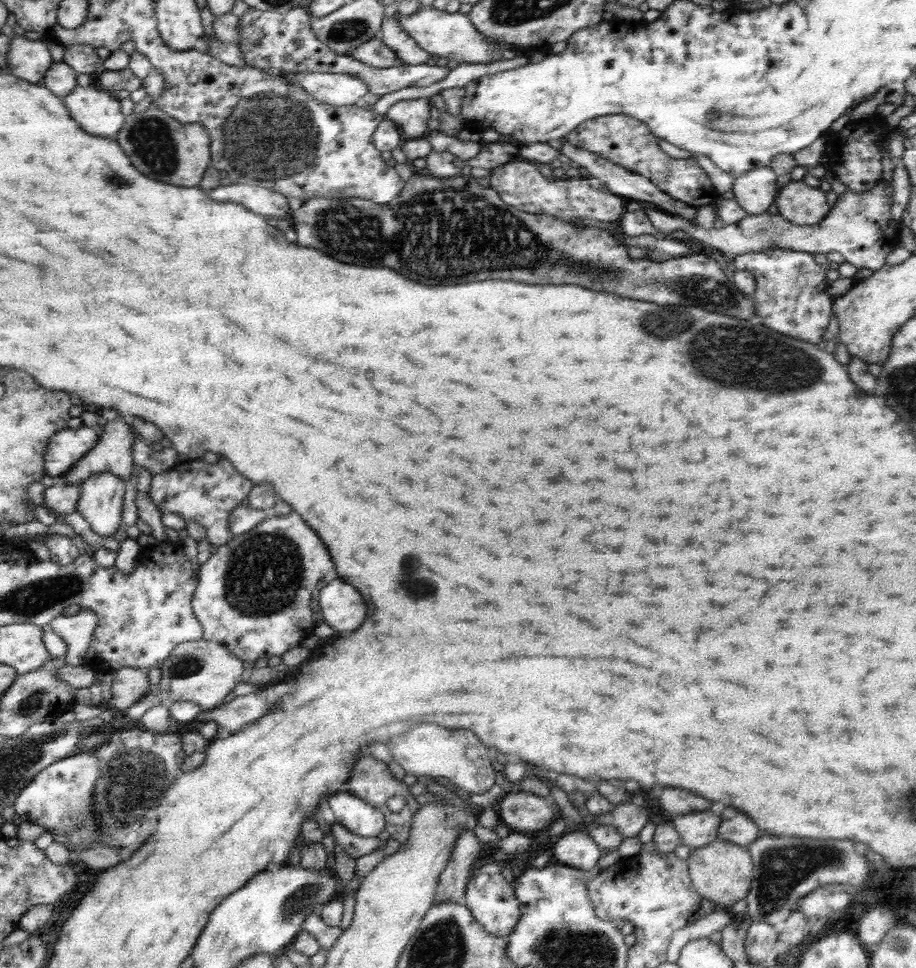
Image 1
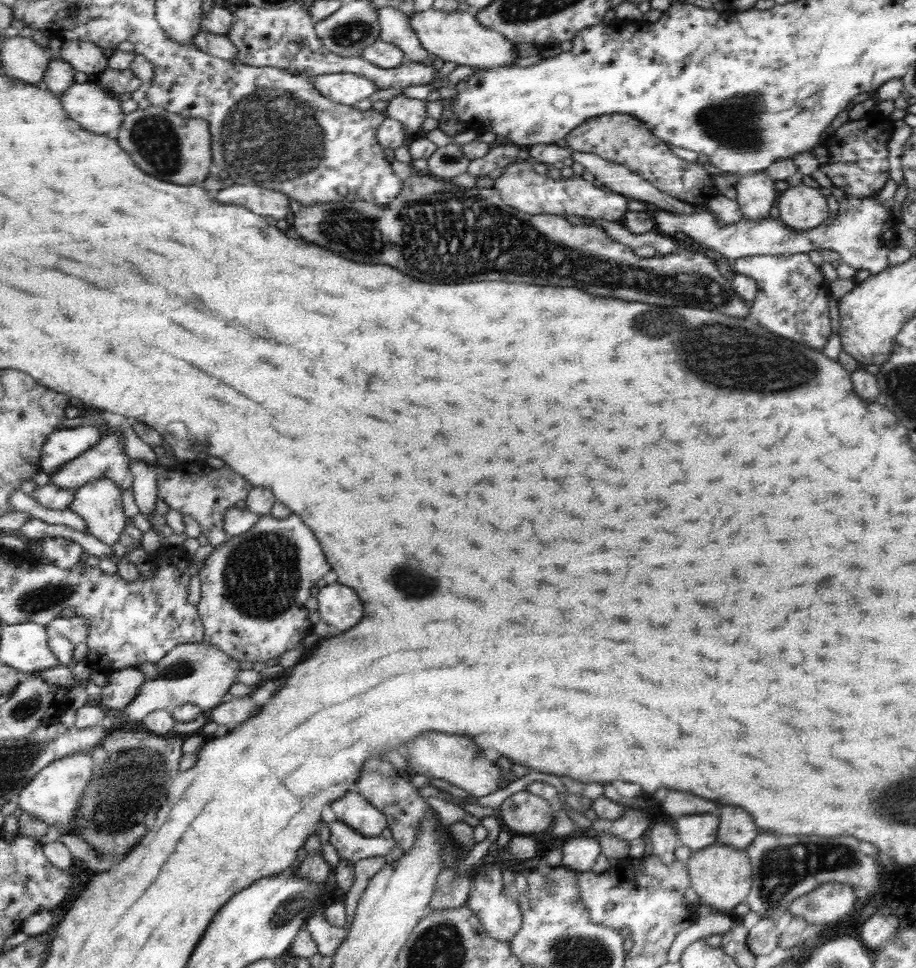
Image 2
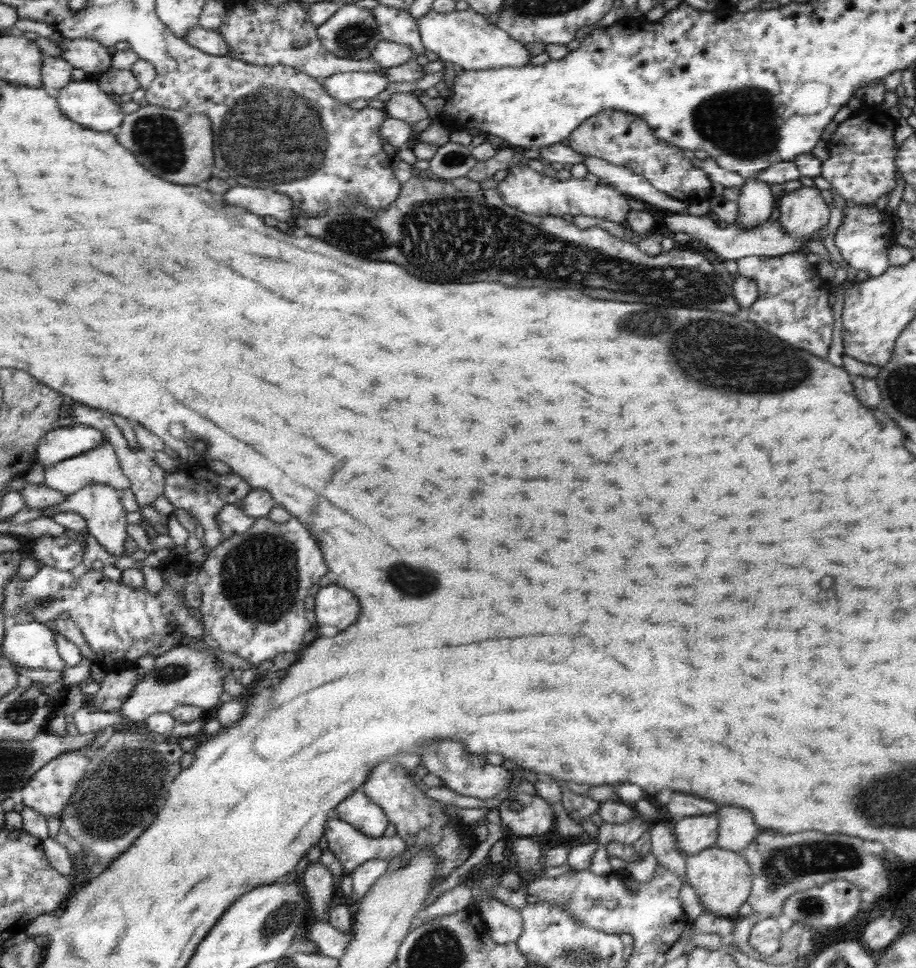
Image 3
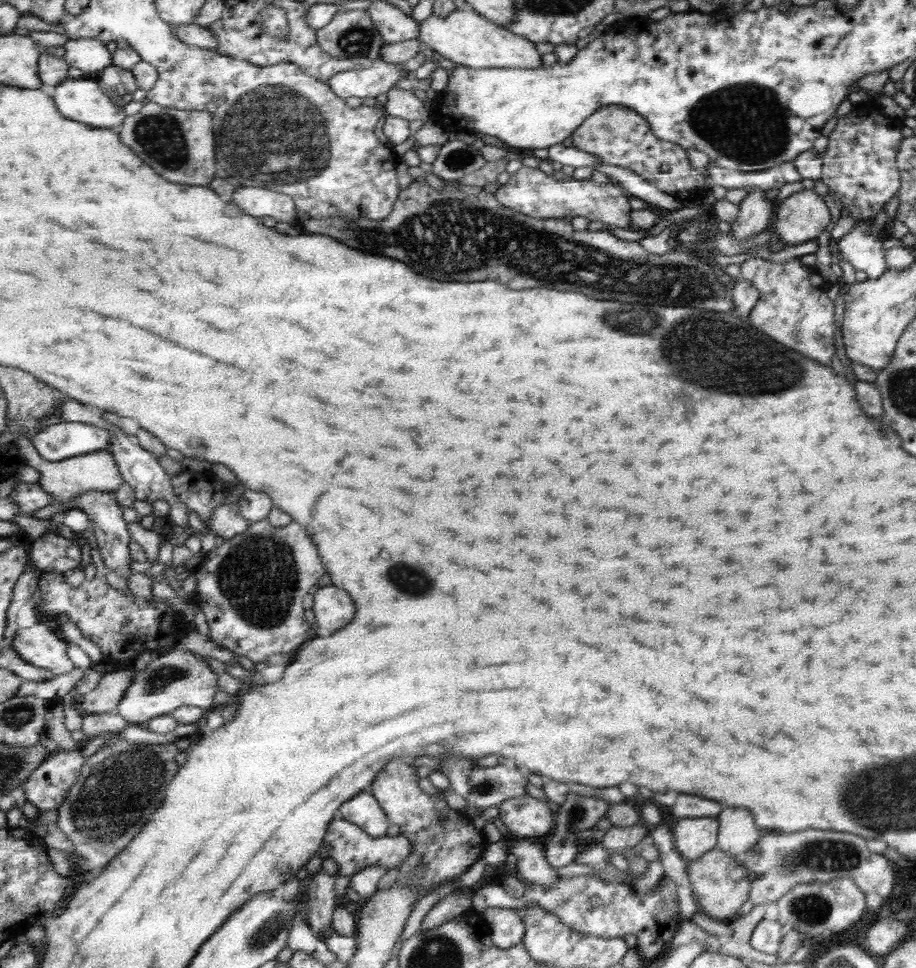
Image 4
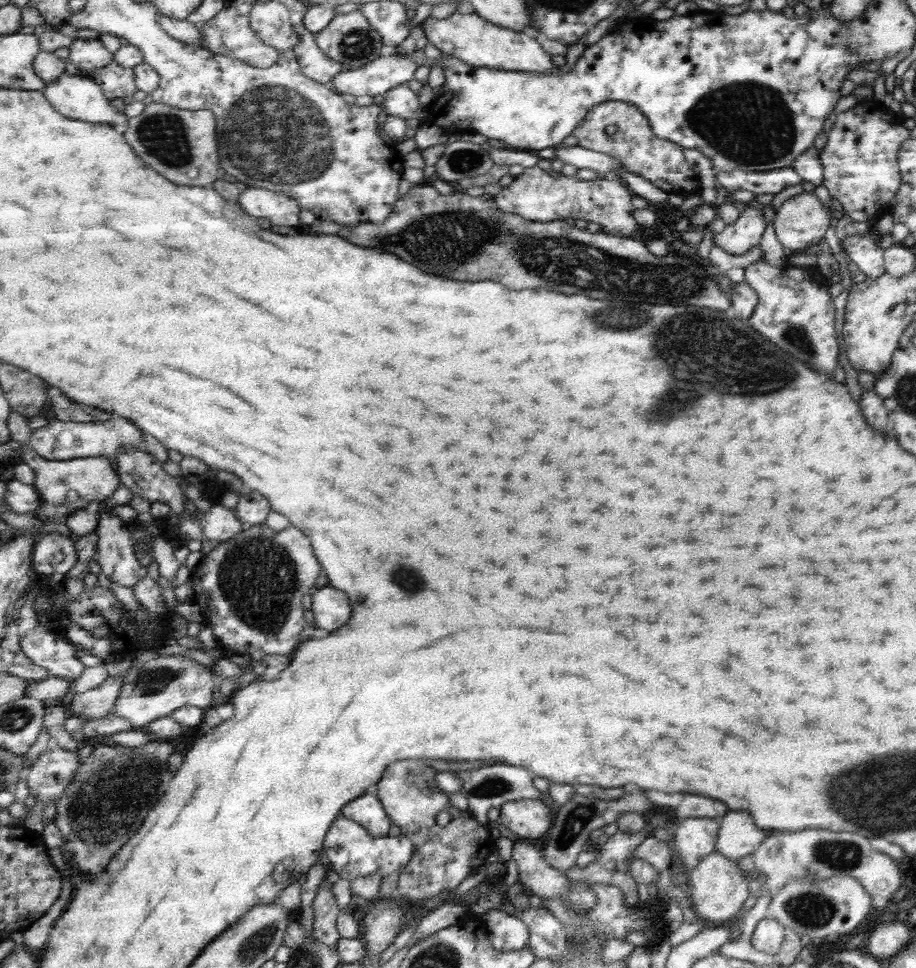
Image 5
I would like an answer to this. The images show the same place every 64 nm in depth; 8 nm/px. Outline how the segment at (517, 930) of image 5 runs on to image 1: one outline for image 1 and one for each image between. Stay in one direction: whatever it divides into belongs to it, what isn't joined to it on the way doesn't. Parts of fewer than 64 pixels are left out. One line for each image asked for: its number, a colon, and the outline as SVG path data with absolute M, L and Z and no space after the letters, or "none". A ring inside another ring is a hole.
1: M493 862L475 870L471 882L467 884L467 908L471 908L477 922L481 922L483 928L487 928L487 932L501 938L509 938L523 918L523 908L515 894L515 886L503 878L501 868L503 866Z
2: M485 866L473 878L475 890L467 906L479 914L487 932L503 942L513 942L515 936L523 930L523 910L517 900L507 896L503 890L503 872L499 868Z
3: M483 898L481 904L475 906L483 920L489 926L489 934L499 944L517 944L523 936L523 912L515 906L509 906L507 902L497 902L491 898Z
4: M487 908L481 912L499 948L521 946L527 938L527 924L511 908Z

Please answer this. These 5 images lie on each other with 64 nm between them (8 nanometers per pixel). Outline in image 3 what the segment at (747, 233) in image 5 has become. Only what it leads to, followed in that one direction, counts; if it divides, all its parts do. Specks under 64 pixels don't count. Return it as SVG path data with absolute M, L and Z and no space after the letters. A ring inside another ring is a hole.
M745 180L743 186L739 188L737 208L739 214L735 226L743 230L751 230L767 222L773 210L773 194L769 190L769 184L761 180Z

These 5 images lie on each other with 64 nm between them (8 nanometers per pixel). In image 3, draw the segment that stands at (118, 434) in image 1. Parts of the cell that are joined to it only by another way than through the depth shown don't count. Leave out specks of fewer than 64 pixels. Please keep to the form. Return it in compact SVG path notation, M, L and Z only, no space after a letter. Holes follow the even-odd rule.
M105 442L103 446L99 446L91 452L85 452L81 456L71 458L71 460L63 460L55 466L45 466L45 484L63 492L65 496L73 496L81 488L87 488L87 486L93 486L93 484L107 484L111 488L117 488L119 492L133 486L131 478L123 470L123 464L119 460L119 452L115 450L115 444L111 444L111 442Z

